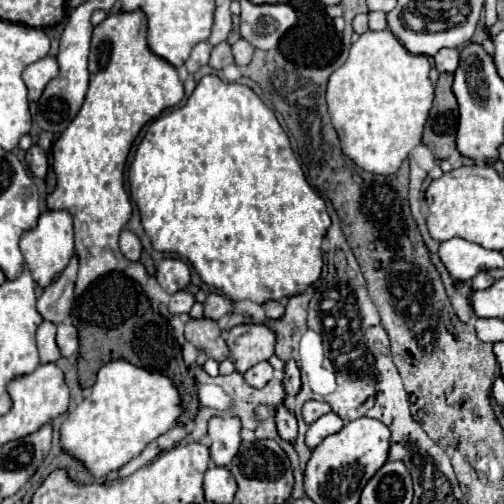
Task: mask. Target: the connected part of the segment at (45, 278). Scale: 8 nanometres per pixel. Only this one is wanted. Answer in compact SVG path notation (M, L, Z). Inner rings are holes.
M46 209L40 213L36 227L28 229L20 237L20 249L24 255L24 261L34 277L34 281L42 287L50 285L60 271L68 265L70 257L74 255L74 233L72 233L72 217L68 211L56 211L56 209Z

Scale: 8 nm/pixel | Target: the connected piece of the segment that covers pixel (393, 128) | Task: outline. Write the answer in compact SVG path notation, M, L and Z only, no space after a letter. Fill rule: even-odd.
M366 31L350 47L350 57L328 79L326 103L340 137L342 153L358 167L378 175L398 171L408 153L422 143L434 85L428 77L430 59L410 53L392 31Z

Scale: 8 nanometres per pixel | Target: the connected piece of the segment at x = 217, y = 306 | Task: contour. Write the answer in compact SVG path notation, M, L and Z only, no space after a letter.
M210 293L208 299L204 301L204 317L208 317L208 319L218 321L220 317L232 313L232 309L234 309L234 301L220 293Z

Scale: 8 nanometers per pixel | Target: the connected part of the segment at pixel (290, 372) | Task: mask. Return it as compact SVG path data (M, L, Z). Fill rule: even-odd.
M294 359L286 361L282 383L284 383L284 391L286 391L286 395L290 395L290 397L294 397L294 395L300 391L300 371L298 371Z

